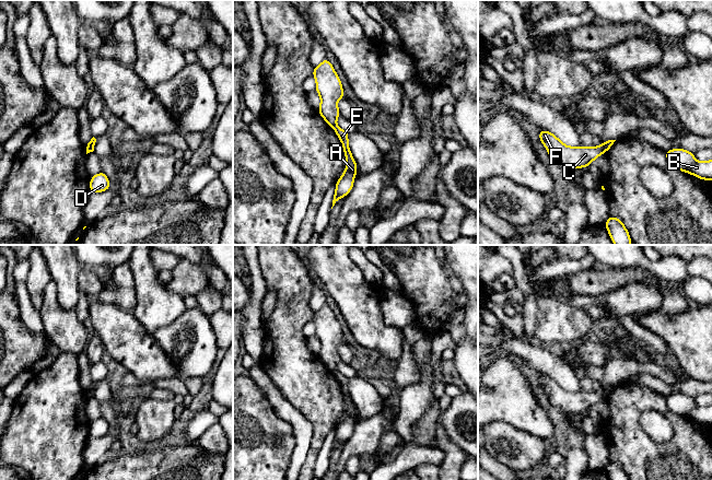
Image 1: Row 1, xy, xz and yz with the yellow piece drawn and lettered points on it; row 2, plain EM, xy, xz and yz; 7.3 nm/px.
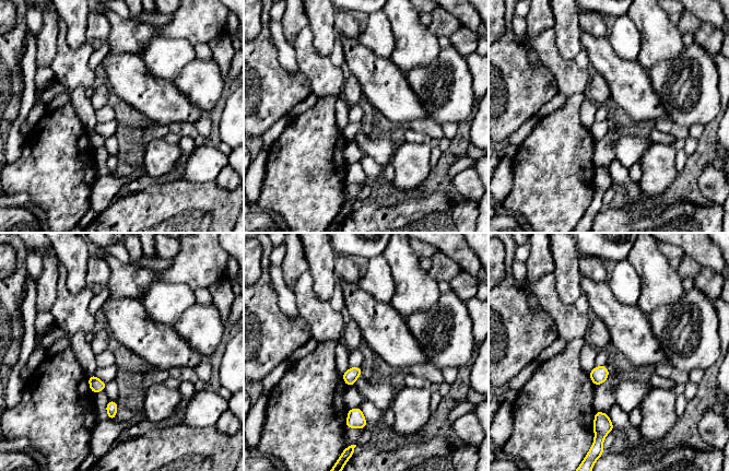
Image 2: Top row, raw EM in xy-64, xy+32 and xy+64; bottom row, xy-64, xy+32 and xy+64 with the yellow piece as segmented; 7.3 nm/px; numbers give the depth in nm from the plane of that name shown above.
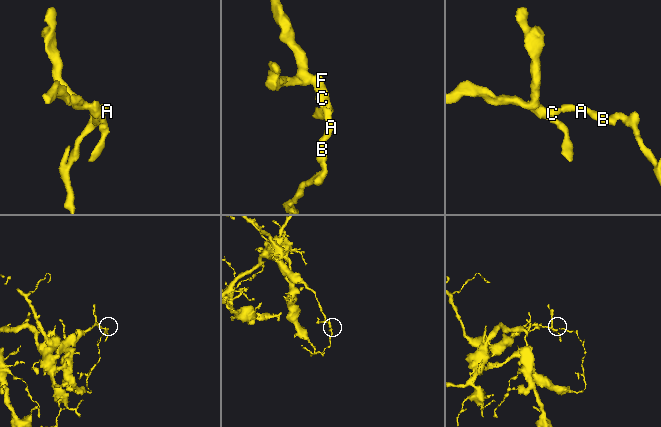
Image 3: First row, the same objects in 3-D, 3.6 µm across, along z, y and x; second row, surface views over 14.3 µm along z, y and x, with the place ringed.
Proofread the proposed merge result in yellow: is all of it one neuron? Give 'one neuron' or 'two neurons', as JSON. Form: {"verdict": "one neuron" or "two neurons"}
{"verdict": "two neurons"}

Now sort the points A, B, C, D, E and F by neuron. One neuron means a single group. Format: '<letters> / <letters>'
A B E / C D F

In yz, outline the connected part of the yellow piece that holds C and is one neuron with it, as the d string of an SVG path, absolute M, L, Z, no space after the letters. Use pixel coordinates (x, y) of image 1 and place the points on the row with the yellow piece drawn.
M548 130L539 131L539 140L549 153L549 157L567 168L588 167L588 165L605 153L604 147L568 147Z

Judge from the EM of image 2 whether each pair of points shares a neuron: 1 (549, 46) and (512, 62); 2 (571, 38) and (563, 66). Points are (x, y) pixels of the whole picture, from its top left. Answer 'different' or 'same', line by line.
1: different
2: different

